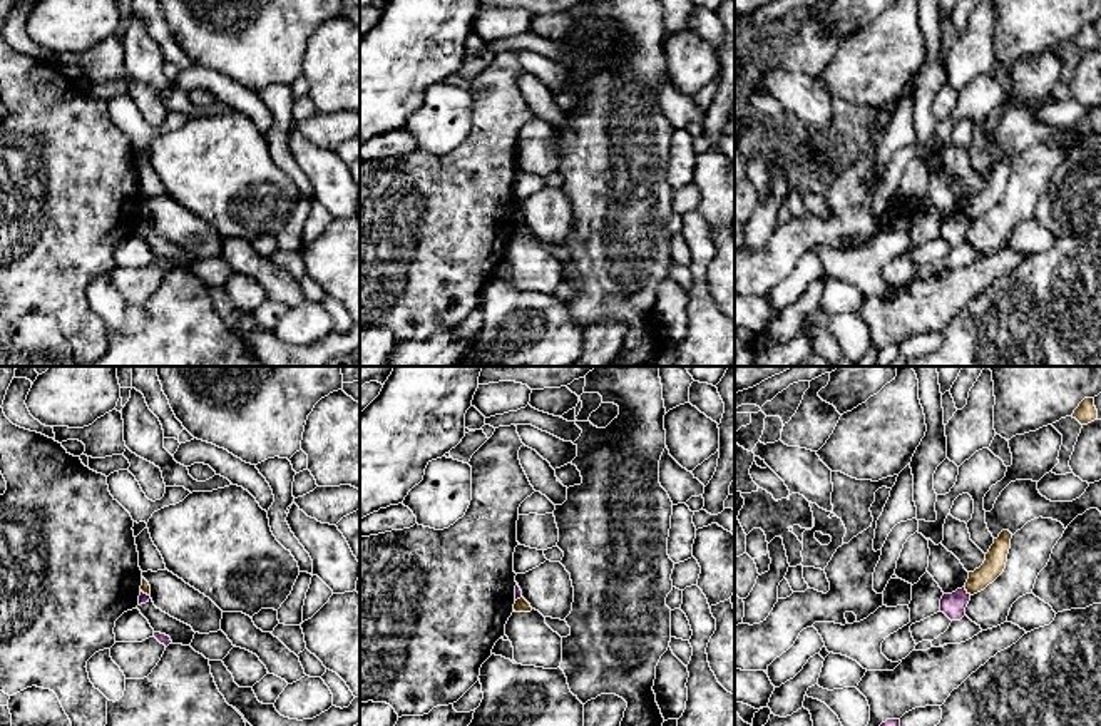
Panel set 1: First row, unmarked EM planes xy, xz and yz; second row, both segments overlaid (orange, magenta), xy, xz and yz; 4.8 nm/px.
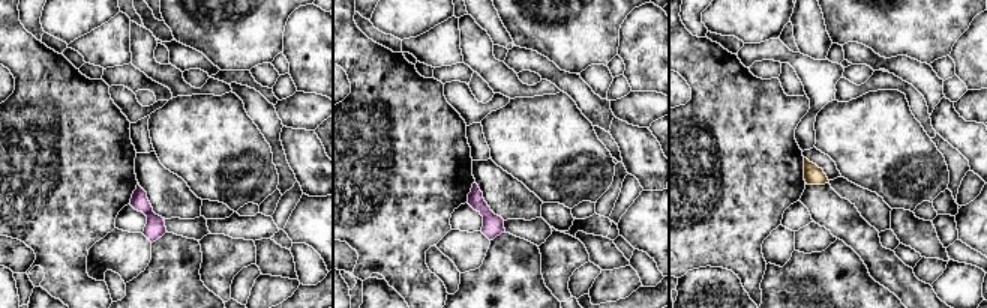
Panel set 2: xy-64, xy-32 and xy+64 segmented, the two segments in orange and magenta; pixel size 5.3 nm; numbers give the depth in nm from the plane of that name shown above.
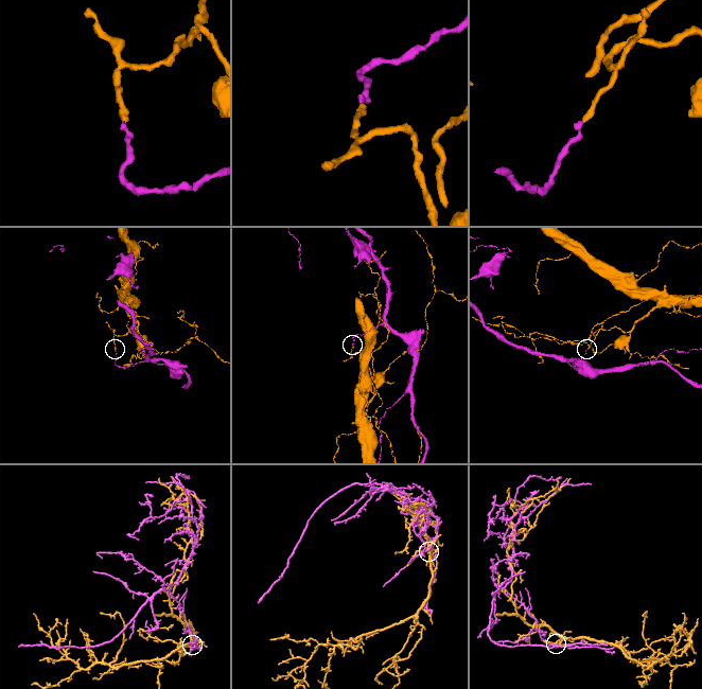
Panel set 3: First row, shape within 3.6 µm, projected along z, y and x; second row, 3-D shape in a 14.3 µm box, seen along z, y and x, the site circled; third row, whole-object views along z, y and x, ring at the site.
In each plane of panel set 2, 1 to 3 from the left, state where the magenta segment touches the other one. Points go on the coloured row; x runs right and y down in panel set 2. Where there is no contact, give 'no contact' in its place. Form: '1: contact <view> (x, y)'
1: no contact
2: no contact
3: no contact

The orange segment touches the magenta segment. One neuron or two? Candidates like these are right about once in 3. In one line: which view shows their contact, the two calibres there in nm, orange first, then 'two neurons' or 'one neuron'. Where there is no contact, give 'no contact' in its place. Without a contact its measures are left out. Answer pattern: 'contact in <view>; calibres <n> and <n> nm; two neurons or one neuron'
contact in yz; calibres 110 and 120 nm; two neurons

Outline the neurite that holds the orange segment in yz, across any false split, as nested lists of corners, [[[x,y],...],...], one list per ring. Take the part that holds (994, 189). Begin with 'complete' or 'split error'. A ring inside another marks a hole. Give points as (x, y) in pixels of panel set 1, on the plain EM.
complete; [[[1002,156],[989,177],[986,179],[984,189],[969,197],[969,204],[965,207],[967,219],[974,221],[984,216],[989,209],[992,209],[1006,194],[1007,179],[1011,174],[1012,159],[1009,156]]]

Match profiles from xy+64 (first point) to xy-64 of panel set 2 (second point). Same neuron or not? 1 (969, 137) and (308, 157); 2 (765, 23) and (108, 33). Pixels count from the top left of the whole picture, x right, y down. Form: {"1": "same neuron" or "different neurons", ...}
{"1": "same neuron", "2": "different neurons"}

